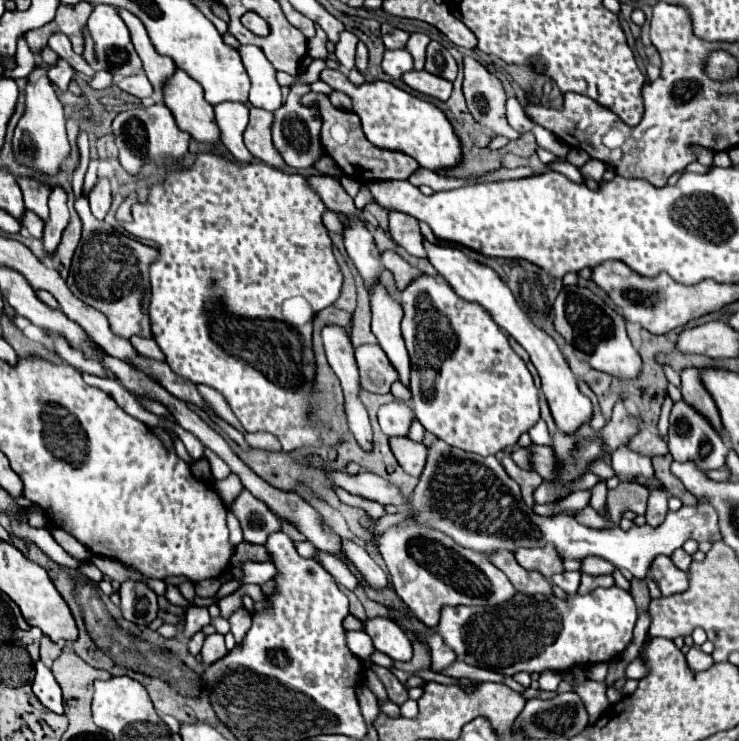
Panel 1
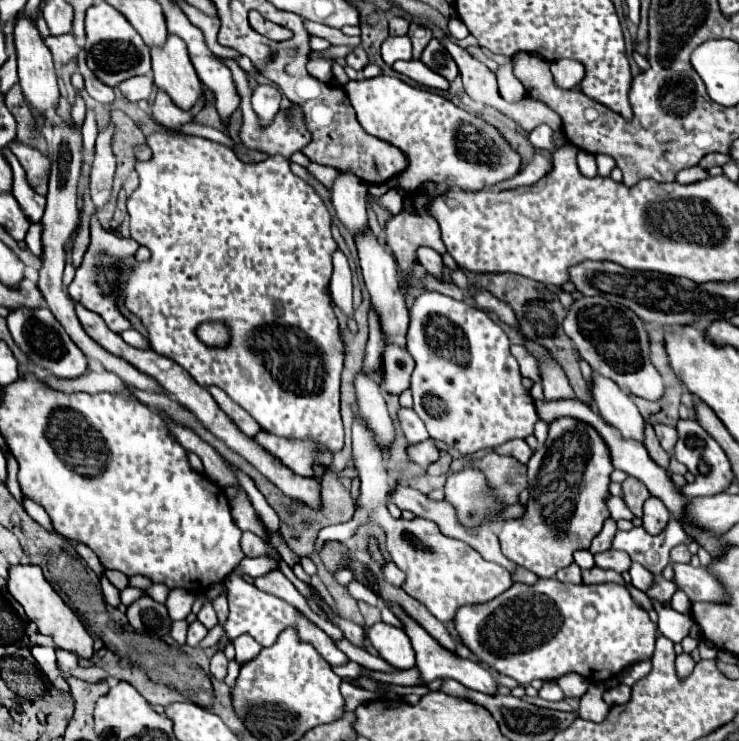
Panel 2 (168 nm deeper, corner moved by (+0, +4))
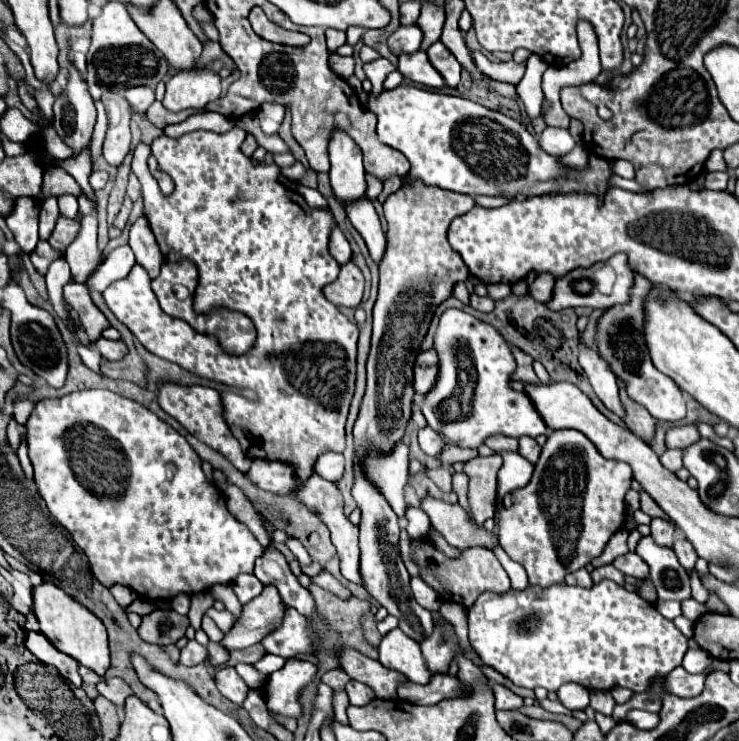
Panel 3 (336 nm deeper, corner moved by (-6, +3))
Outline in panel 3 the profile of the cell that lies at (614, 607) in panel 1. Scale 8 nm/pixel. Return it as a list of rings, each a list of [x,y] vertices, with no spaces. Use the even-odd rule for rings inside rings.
[[[602,580],[600,584],[594,584],[592,588],[580,588],[580,586],[568,586],[568,584],[556,584],[550,588],[540,588],[540,586],[528,586],[524,590],[508,590],[504,594],[494,594],[494,592],[484,592],[474,606],[468,608],[468,630],[470,630],[470,644],[472,648],[478,652],[478,656],[492,666],[494,670],[498,670],[500,674],[504,674],[506,678],[510,678],[516,686],[524,686],[524,688],[536,688],[542,686],[546,690],[558,690],[564,682],[578,682],[588,690],[610,690],[614,686],[624,686],[630,688],[632,692],[644,692],[648,690],[648,684],[656,678],[656,676],[668,676],[670,670],[674,670],[676,666],[680,666],[684,652],[688,650],[688,638],[674,626],[674,622],[666,620],[656,608],[654,604],[646,602],[644,598],[640,598],[636,592],[626,590],[624,586],[612,582],[612,580]]]

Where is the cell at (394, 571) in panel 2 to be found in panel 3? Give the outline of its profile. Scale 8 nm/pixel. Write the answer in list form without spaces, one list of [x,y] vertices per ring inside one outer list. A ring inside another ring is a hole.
[[[418,576],[410,578],[410,586],[412,586],[412,594],[414,594],[414,598],[416,598],[416,602],[420,606],[424,606],[430,612],[438,610],[438,606],[442,604],[442,600],[438,602],[438,594],[422,578],[418,578]]]

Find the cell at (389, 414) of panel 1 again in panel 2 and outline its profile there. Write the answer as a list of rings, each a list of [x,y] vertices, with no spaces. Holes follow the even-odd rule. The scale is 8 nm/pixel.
[[[400,409],[398,413],[400,417],[400,425],[402,425],[402,431],[406,435],[406,439],[416,445],[416,443],[422,443],[426,441],[430,435],[426,433],[426,427],[422,425],[422,419],[414,413],[414,409]]]

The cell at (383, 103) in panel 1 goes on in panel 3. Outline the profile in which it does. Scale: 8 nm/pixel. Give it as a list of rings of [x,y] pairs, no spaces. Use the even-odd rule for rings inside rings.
[[[400,84],[380,94],[368,92],[368,110],[378,118],[376,134],[380,142],[400,150],[410,162],[410,172],[402,184],[422,180],[428,186],[460,194],[512,198],[572,190],[588,190],[602,198],[608,190],[608,178],[612,174],[608,160],[592,154],[586,172],[566,172],[556,156],[546,154],[538,146],[526,124],[466,98],[422,90],[414,84]]]

